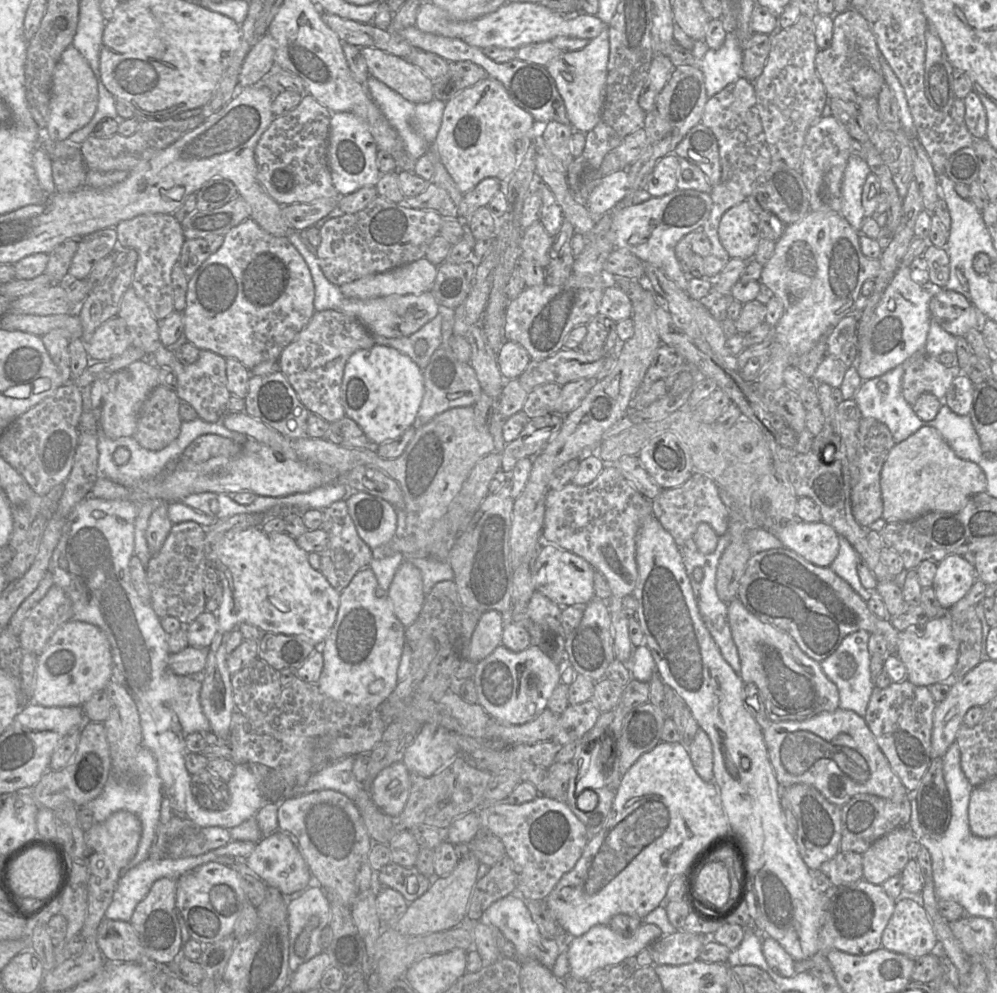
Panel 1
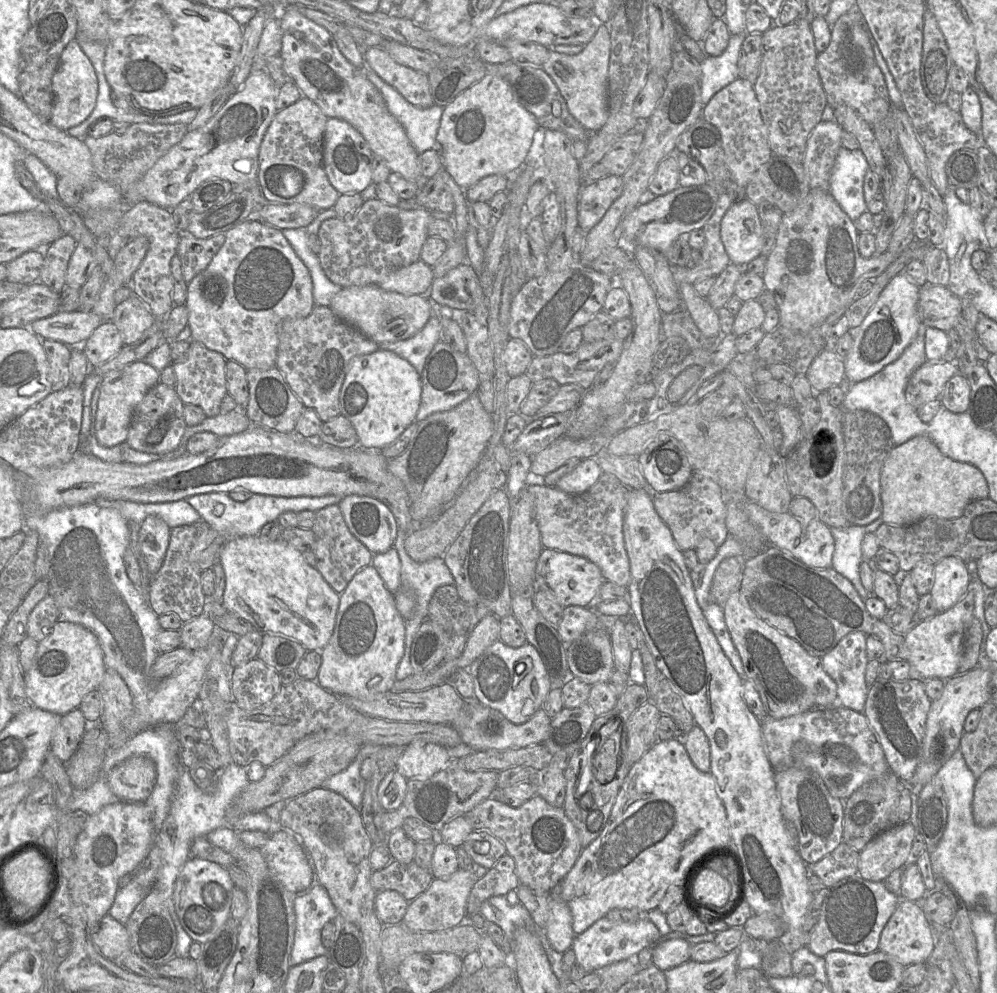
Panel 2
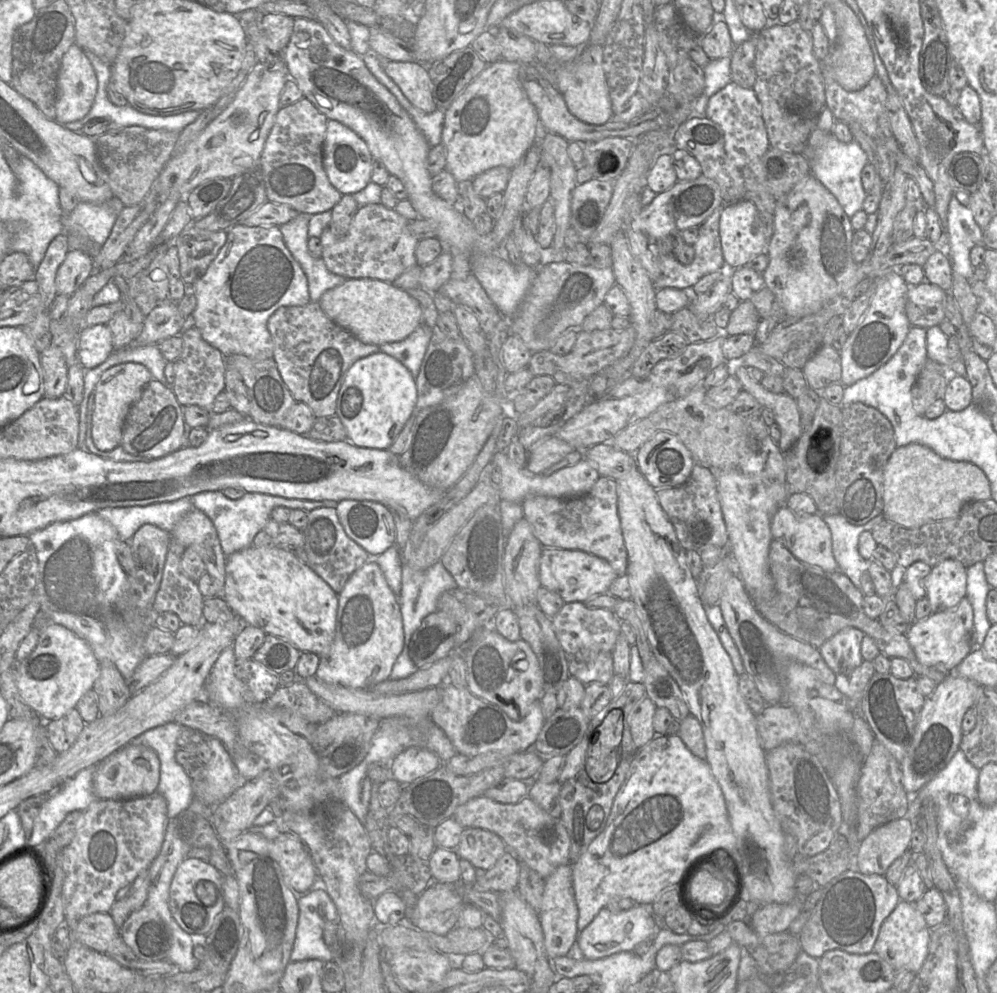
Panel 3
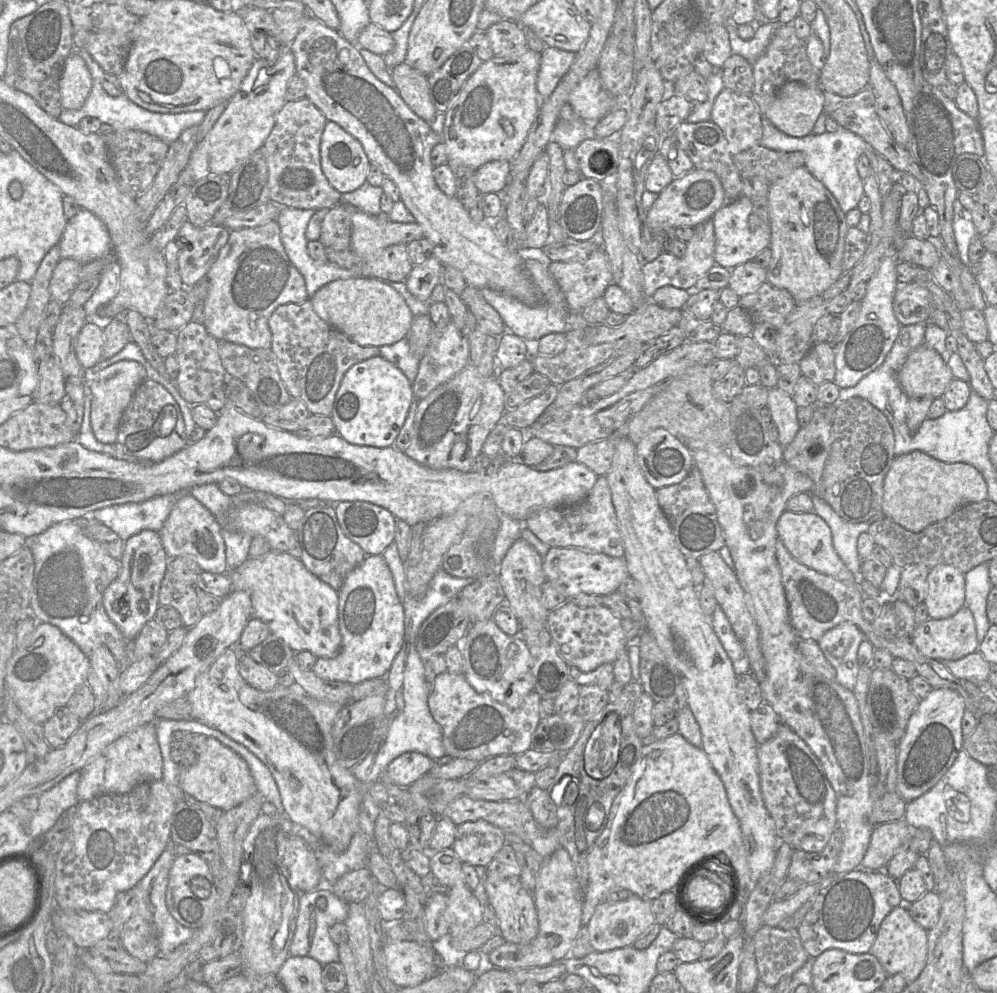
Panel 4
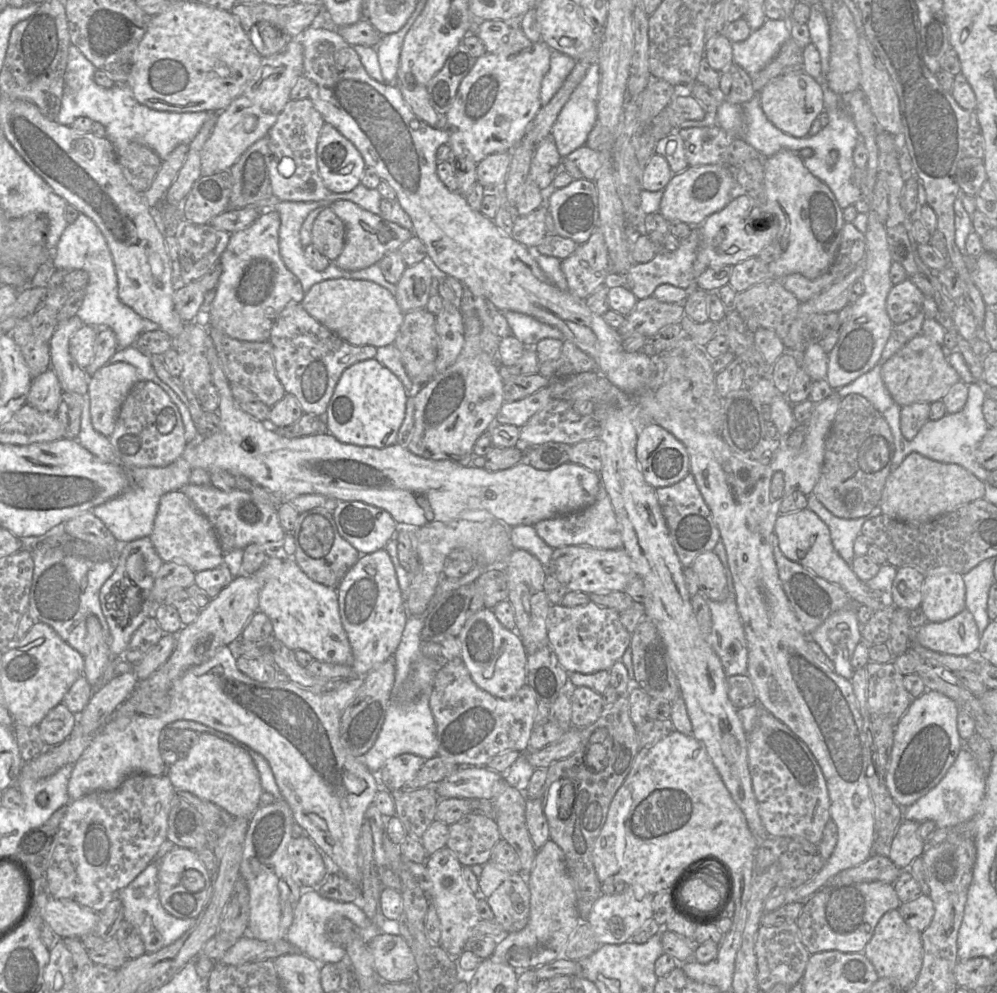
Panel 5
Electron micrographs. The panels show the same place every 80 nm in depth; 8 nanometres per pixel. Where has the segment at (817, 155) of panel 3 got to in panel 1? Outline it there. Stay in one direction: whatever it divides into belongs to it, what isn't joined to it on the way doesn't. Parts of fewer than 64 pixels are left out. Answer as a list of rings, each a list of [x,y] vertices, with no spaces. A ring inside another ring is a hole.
[[[851,155],[848,159],[841,186],[840,214],[858,232],[866,217],[862,206],[862,192],[871,170],[865,159]]]

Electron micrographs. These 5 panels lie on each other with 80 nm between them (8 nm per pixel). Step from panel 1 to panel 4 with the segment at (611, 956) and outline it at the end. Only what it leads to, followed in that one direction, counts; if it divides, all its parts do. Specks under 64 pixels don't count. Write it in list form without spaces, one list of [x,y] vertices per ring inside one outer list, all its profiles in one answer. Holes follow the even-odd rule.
[[[634,894],[626,900],[614,903],[601,902],[596,907],[587,929],[593,951],[605,952],[633,945],[654,923],[651,901]]]

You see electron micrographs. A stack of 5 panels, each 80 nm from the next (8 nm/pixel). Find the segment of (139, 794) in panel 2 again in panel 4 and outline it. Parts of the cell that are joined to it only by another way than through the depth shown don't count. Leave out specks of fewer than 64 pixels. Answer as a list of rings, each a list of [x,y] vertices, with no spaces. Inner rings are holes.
[[[156,722],[134,728],[110,744],[95,760],[81,770],[77,787],[80,801],[103,794],[125,794],[144,782],[162,780],[163,758],[156,736]]]

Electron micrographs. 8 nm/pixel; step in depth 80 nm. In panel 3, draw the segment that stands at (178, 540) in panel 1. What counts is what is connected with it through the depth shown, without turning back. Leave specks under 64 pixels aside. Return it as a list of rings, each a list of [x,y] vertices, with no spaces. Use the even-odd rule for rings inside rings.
[[[171,540],[153,610],[155,614],[173,612],[183,625],[199,626],[203,622],[205,597],[197,582],[189,579],[181,569],[185,549],[180,543]]]

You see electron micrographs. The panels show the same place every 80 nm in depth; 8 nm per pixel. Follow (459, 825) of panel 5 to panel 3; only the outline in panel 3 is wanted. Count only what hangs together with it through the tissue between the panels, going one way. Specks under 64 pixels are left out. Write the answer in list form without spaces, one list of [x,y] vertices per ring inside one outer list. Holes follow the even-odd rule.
[[[464,828],[456,853],[475,868],[491,869],[506,852],[504,841],[495,833],[481,828]]]

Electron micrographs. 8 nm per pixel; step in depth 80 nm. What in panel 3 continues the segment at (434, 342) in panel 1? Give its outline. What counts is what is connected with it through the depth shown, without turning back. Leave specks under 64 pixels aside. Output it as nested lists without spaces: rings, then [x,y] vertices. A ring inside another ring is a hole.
[[[421,323],[407,338],[400,342],[385,343],[379,346],[381,352],[401,362],[417,378],[423,358],[436,327]]]

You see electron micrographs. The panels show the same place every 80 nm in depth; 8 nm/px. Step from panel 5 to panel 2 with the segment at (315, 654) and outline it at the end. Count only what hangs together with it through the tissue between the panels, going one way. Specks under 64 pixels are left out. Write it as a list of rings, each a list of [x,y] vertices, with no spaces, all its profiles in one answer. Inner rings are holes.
[[[258,535],[230,539],[219,553],[225,573],[223,606],[248,621],[263,634],[284,635],[302,644],[307,651],[322,651],[334,630],[340,594],[325,581],[320,572],[308,564],[303,554],[281,539],[262,540]]]

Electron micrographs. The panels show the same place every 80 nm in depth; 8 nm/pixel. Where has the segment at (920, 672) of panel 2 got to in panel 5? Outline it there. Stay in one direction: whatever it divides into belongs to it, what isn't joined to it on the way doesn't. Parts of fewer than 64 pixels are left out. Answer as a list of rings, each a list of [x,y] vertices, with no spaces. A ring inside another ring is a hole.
[[[965,608],[942,622],[929,622],[914,631],[914,639],[932,651],[956,656],[976,655],[980,634],[971,612]]]

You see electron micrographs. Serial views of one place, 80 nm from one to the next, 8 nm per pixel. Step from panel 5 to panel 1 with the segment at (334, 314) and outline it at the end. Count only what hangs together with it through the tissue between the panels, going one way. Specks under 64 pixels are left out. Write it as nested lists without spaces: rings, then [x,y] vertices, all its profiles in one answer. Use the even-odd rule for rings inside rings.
[[[431,291],[420,295],[389,295],[367,300],[344,298],[340,311],[360,320],[373,334],[388,338],[401,338],[412,335],[432,320],[439,312],[440,304]]]

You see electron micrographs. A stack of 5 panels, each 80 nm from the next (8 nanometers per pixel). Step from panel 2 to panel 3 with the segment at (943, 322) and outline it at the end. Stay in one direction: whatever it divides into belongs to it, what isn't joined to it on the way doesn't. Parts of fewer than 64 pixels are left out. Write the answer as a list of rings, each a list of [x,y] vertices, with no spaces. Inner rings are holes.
[[[923,281],[918,285],[909,285],[905,312],[911,327],[939,326],[945,318],[948,293],[928,281]]]

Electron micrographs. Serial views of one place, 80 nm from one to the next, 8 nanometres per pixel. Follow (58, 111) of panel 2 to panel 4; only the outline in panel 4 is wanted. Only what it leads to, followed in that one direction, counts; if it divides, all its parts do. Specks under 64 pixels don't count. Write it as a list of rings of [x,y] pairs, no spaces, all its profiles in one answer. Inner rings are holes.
[[[77,51],[67,57],[60,78],[60,95],[63,109],[80,109],[87,100],[93,85],[89,68]]]

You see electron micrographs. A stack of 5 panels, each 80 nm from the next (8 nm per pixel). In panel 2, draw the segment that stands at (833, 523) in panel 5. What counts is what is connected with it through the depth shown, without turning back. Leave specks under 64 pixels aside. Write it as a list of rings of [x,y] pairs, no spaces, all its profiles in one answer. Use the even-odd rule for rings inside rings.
[[[880,517],[866,526],[830,527],[835,544],[832,568],[853,584],[863,601],[872,596],[873,592],[867,591],[860,580],[859,566],[864,560],[862,540],[867,533],[874,533],[882,523]]]

